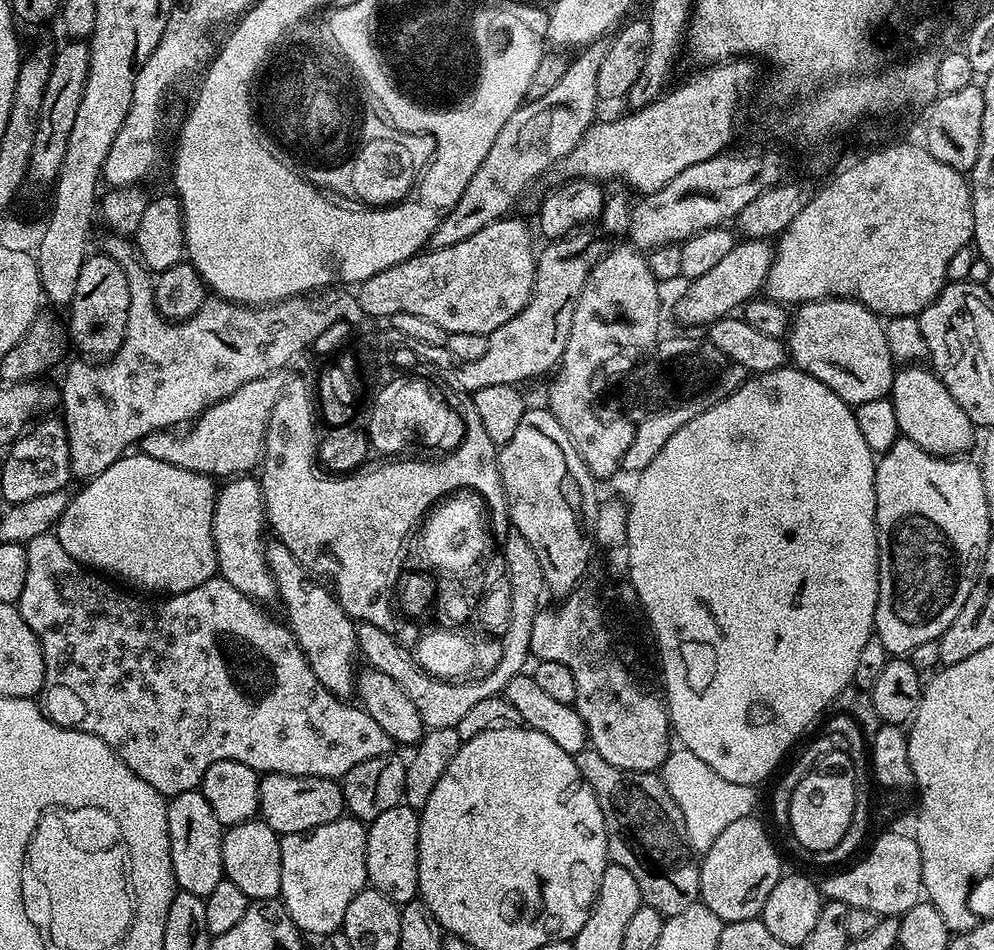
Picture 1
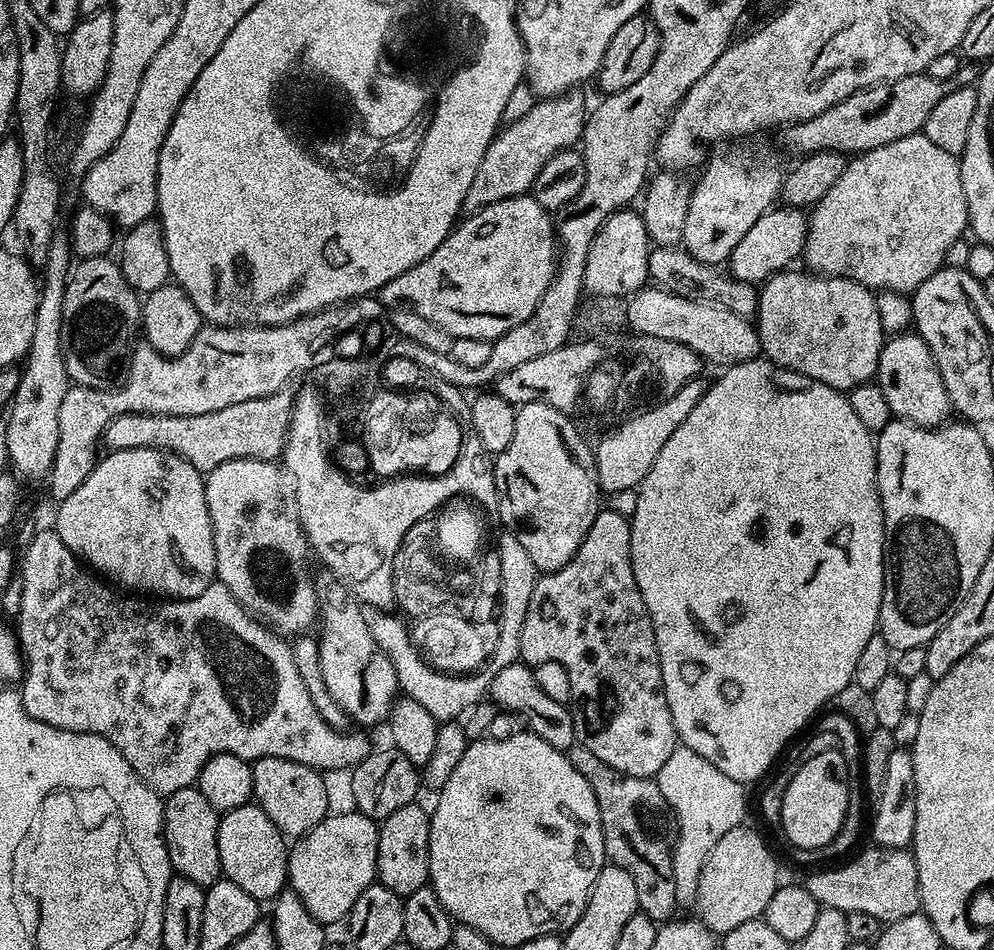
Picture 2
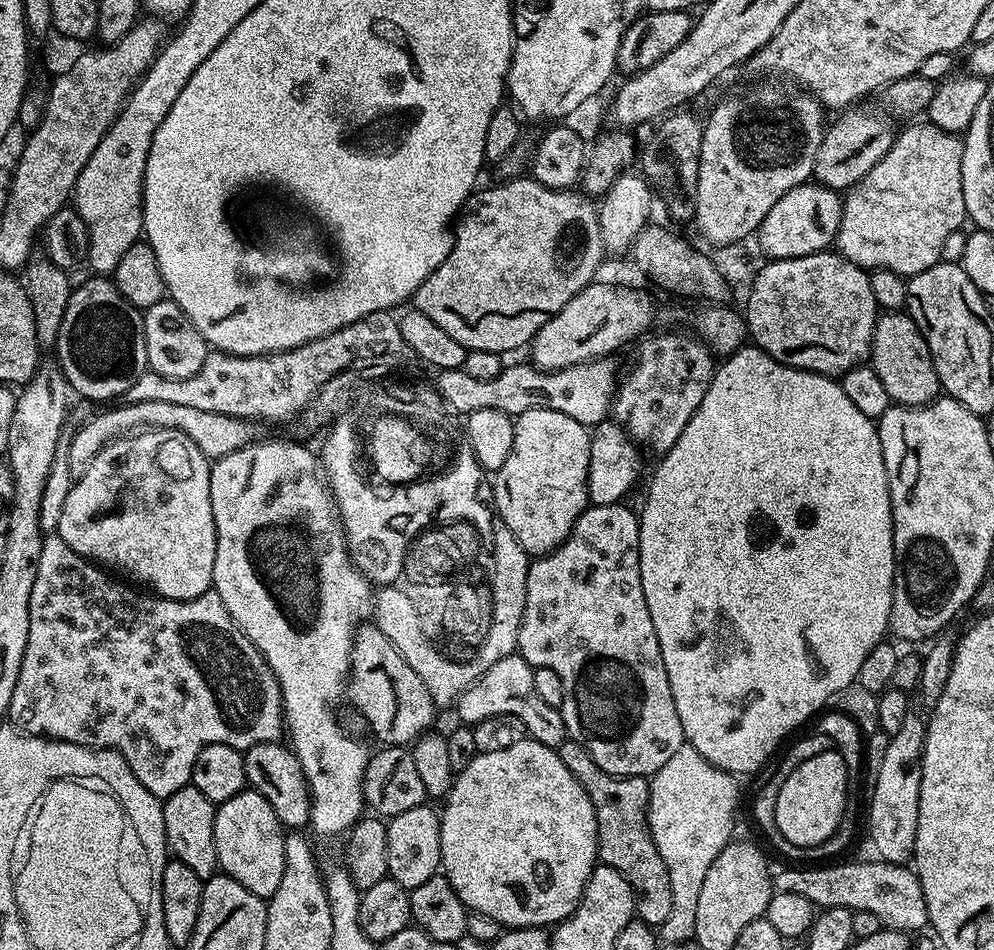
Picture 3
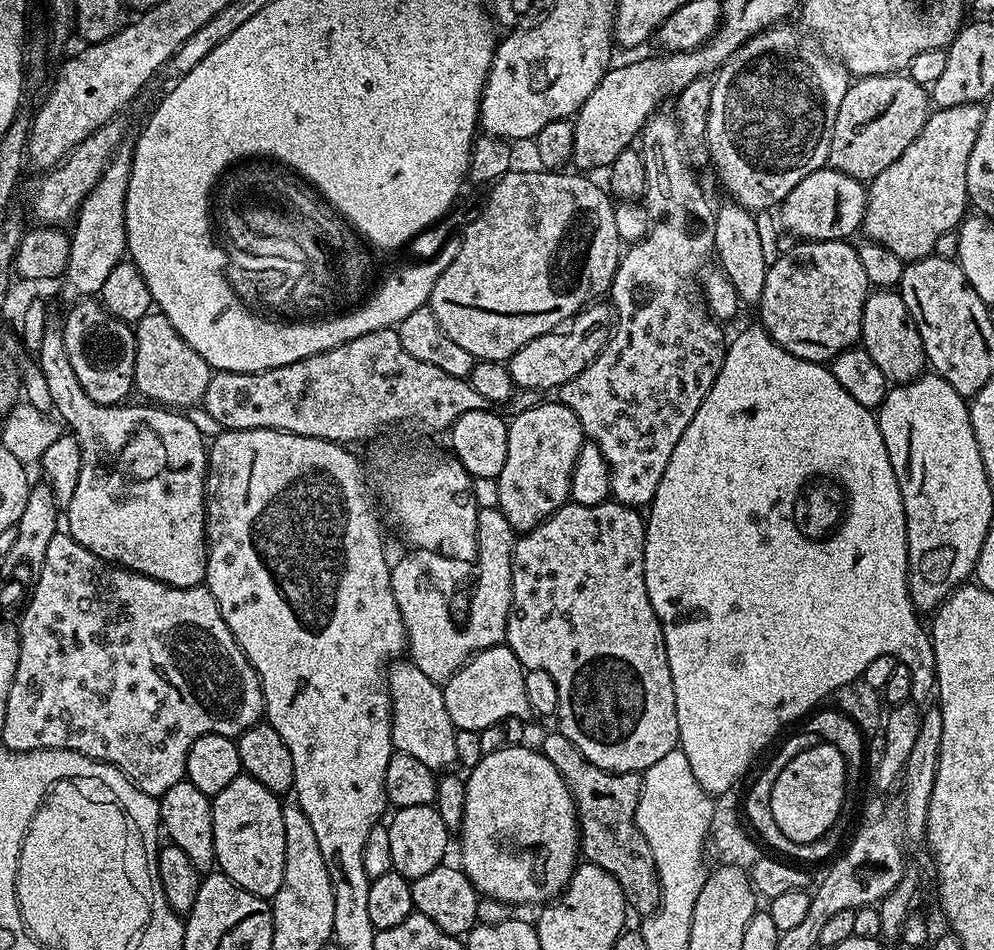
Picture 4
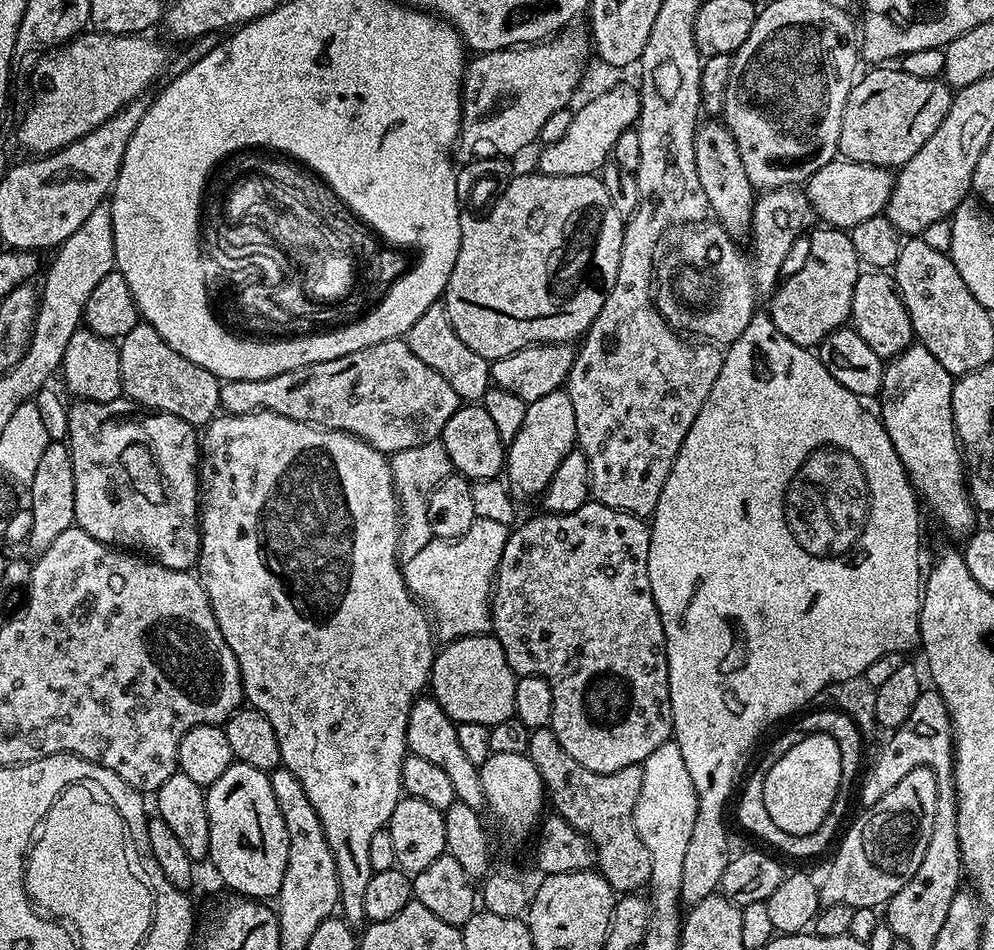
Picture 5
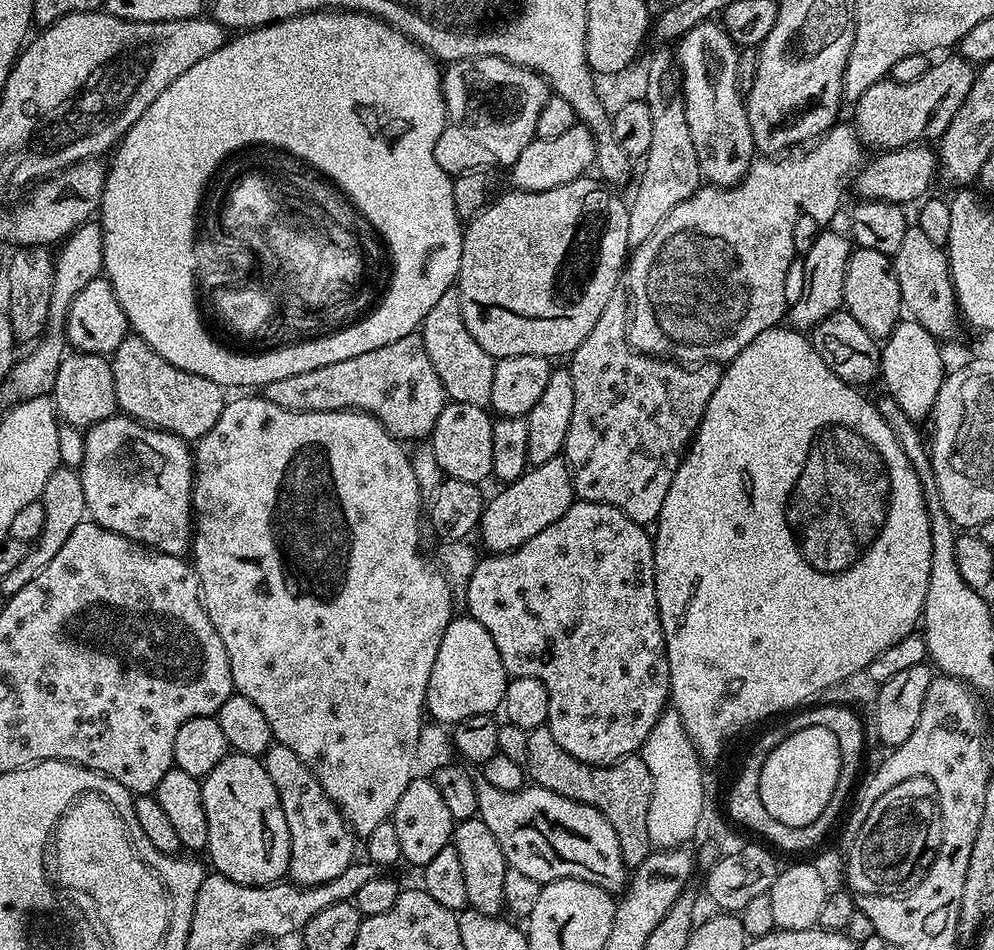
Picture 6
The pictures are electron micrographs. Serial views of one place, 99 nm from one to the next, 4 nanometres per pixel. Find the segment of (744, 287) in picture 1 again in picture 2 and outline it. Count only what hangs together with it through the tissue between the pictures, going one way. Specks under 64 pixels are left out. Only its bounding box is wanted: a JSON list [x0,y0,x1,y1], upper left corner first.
[726,206,808,285]

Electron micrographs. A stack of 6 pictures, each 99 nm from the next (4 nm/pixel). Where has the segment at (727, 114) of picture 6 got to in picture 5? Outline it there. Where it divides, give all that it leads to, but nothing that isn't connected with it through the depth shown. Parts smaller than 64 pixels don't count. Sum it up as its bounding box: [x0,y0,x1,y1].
[694,122,758,238]

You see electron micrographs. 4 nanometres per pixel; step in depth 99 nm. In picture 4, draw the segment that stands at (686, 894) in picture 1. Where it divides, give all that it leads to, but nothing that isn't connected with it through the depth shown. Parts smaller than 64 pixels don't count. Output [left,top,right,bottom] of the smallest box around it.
[538,730,660,918]

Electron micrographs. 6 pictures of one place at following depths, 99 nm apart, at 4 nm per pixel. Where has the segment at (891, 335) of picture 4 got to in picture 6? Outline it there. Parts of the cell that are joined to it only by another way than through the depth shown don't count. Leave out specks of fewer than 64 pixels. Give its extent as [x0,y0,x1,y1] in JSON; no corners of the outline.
[843,247,904,342]

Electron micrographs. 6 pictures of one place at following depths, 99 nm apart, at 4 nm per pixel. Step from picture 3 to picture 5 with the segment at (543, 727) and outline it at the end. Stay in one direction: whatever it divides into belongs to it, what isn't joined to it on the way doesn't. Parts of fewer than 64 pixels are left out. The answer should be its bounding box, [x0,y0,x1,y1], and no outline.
[430,636,518,726]

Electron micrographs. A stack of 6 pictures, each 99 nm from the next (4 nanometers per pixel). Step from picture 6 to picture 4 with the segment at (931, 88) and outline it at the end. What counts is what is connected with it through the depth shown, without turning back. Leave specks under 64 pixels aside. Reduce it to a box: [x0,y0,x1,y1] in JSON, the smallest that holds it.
[827,74,929,182]

